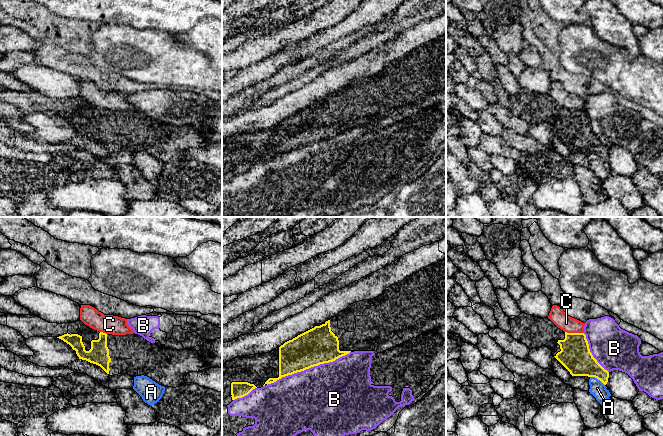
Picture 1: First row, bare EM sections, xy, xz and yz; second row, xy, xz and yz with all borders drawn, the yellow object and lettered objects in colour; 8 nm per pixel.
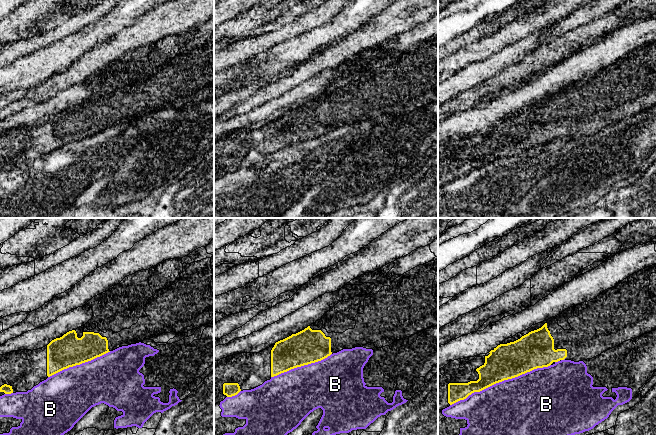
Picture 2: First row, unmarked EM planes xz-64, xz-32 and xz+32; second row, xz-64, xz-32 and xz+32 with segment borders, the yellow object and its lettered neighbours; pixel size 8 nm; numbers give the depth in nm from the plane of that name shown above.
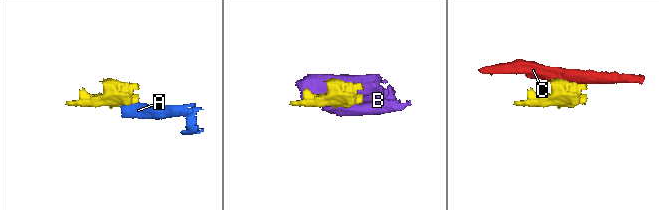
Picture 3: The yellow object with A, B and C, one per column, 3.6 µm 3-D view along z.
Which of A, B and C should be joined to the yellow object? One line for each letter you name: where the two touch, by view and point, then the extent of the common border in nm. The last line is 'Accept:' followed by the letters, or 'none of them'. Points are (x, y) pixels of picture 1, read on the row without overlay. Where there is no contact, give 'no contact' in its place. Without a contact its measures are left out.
Accept: none of them

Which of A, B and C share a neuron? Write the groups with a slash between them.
A / B / C

